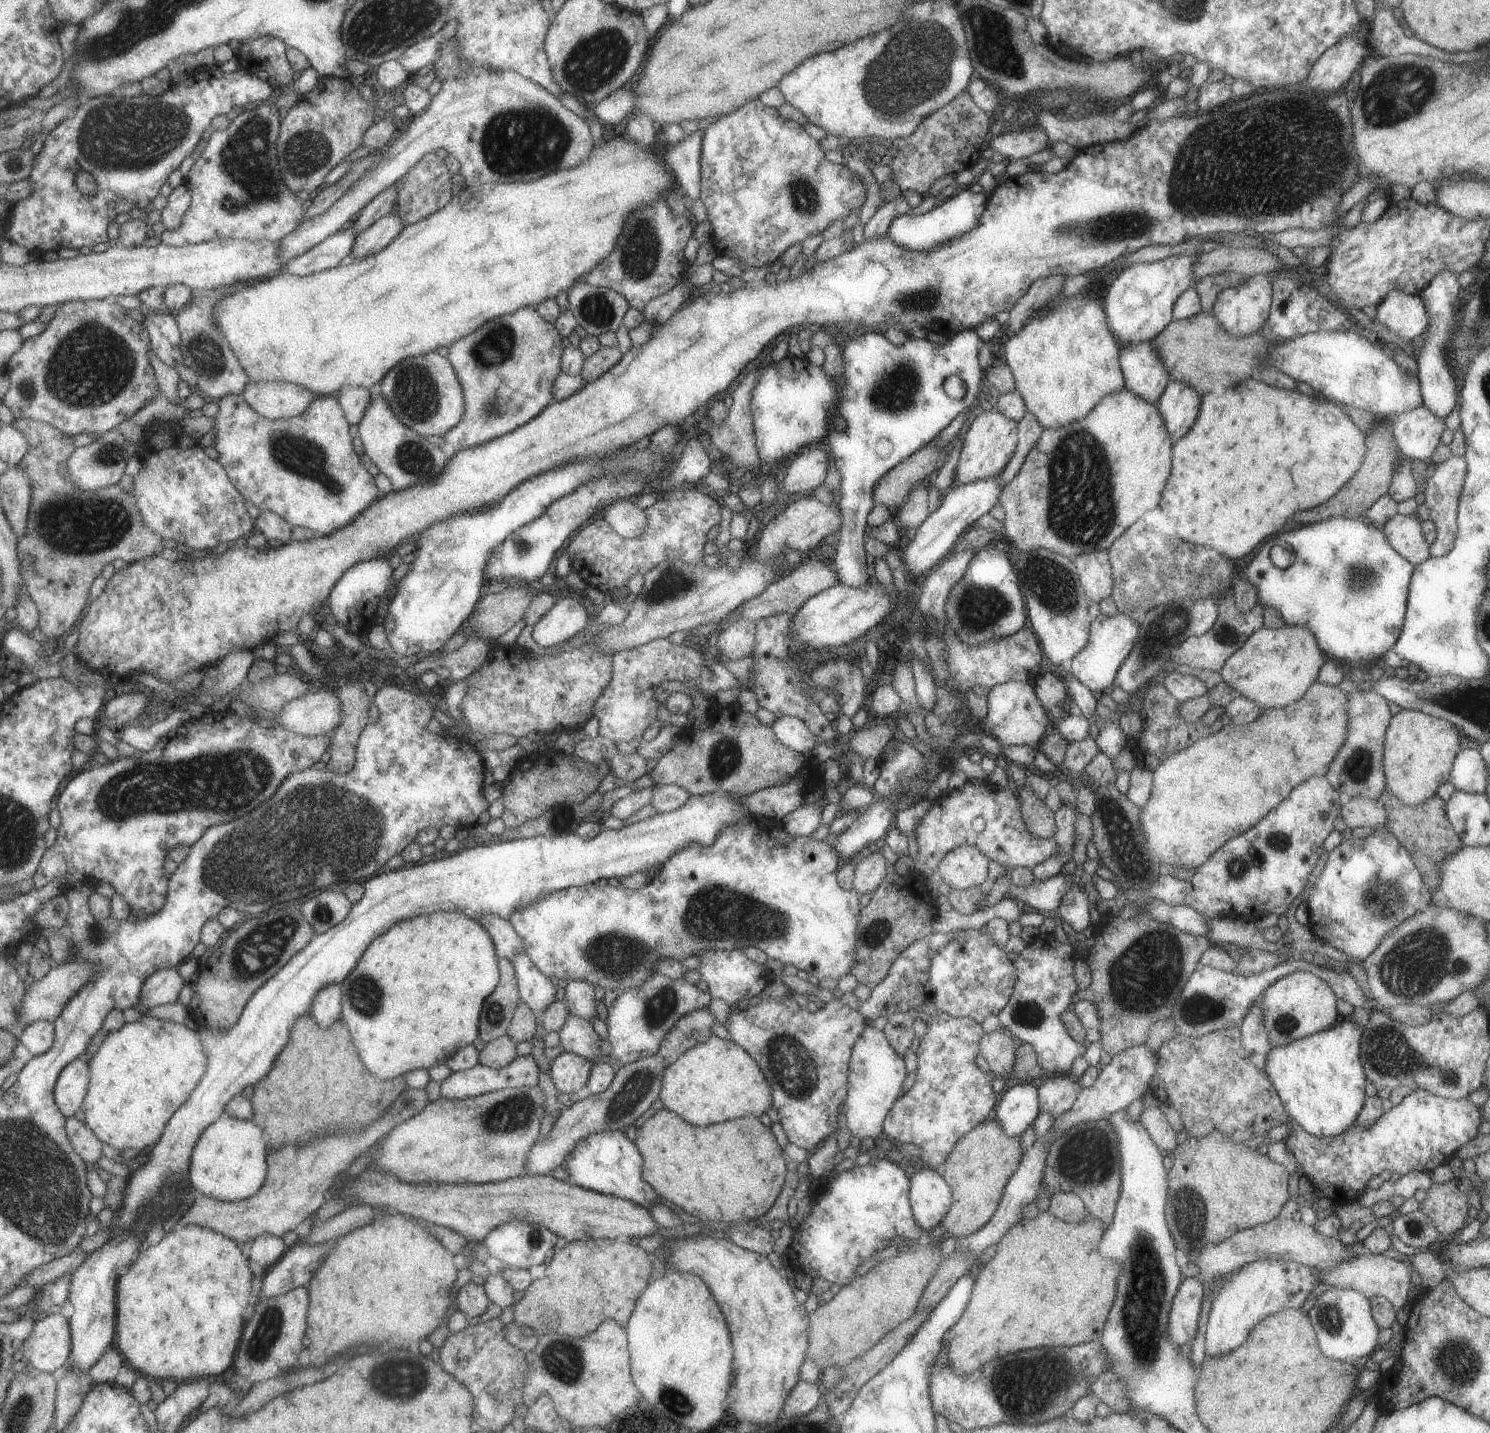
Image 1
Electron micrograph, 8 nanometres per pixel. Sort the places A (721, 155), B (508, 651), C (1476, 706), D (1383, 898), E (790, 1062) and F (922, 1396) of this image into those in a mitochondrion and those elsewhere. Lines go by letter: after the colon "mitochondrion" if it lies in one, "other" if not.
A: other
B: other
C: mitochondrion
D: mitochondrion
E: mitochondrion
F: other

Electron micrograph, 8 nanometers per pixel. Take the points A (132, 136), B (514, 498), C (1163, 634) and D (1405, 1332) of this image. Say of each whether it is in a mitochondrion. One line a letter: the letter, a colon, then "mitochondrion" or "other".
A: mitochondrion
B: other
C: mitochondrion
D: other

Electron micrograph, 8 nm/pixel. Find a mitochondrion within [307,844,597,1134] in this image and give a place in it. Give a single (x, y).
(366, 996)

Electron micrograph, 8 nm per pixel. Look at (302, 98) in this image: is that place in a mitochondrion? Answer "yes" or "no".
no

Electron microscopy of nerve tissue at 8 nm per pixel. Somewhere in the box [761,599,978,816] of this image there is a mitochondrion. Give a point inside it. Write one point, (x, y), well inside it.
(838, 680)

